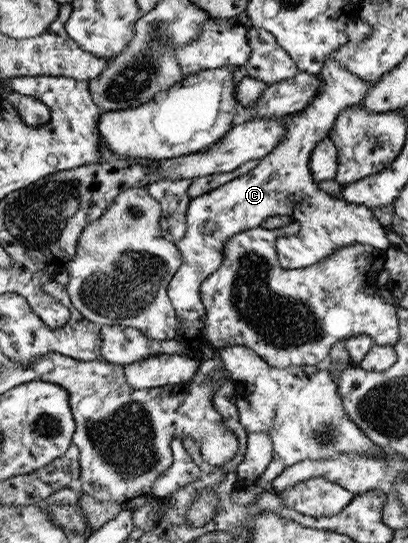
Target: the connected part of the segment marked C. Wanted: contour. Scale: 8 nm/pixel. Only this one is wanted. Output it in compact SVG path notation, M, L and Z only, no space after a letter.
M332 54L326 57L319 74L322 84L318 94L304 110L296 112L295 115L285 117L286 131L288 132L271 153L262 157L250 172L232 179L224 186L213 189L213 191L205 195L191 198L185 217L187 223L185 236L175 243L175 247L179 248L182 255L182 267L179 268L174 278L170 280L169 285L170 303L174 306L176 314L182 319L175 339L184 345L184 353L181 355L159 353L127 365L125 367L125 376L131 383L131 387L151 389L166 385L189 383L198 370L200 357L202 356L200 355L201 347L211 347L211 344L205 338L205 330L207 329L206 307L202 305L201 285L225 263L227 242L239 233L262 226L270 216L287 215L291 217L293 222L297 222L300 225L300 231L295 236L284 236L283 239L278 239L277 241L278 261L285 270L299 270L313 266L315 263L325 260L334 251L355 245L355 243L371 245L371 247L379 248L380 250L390 249L386 228L374 217L371 208L356 205L355 203L347 203L347 201L339 200L327 194L327 192L316 186L313 172L310 170L310 157L313 155L314 147L323 138L328 137L339 112L342 112L346 107L357 106L360 101L366 98L373 83L348 70L348 67L338 62Z

